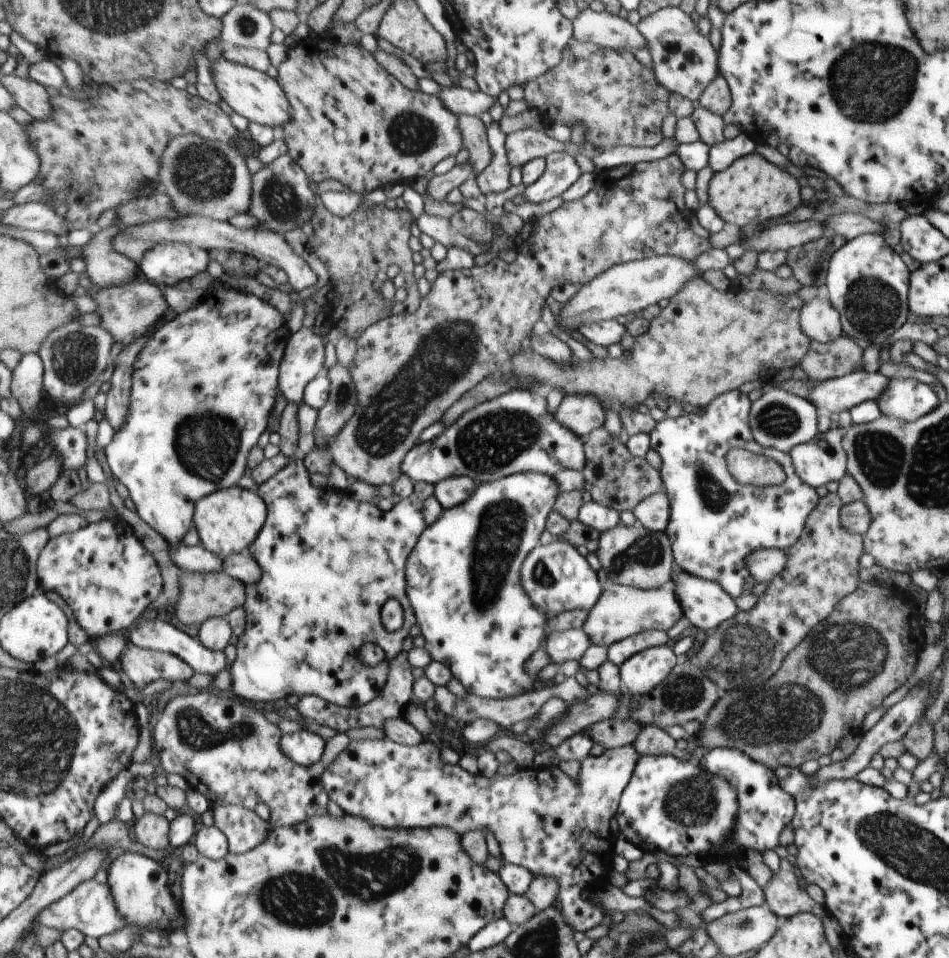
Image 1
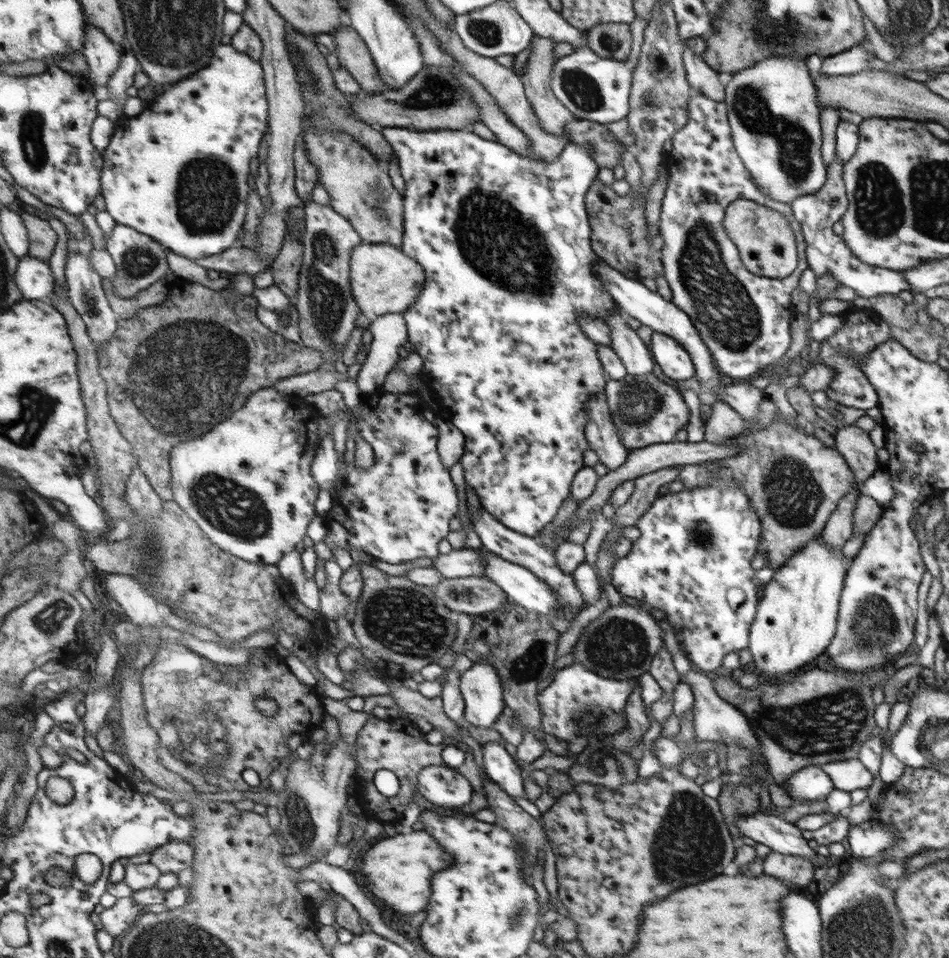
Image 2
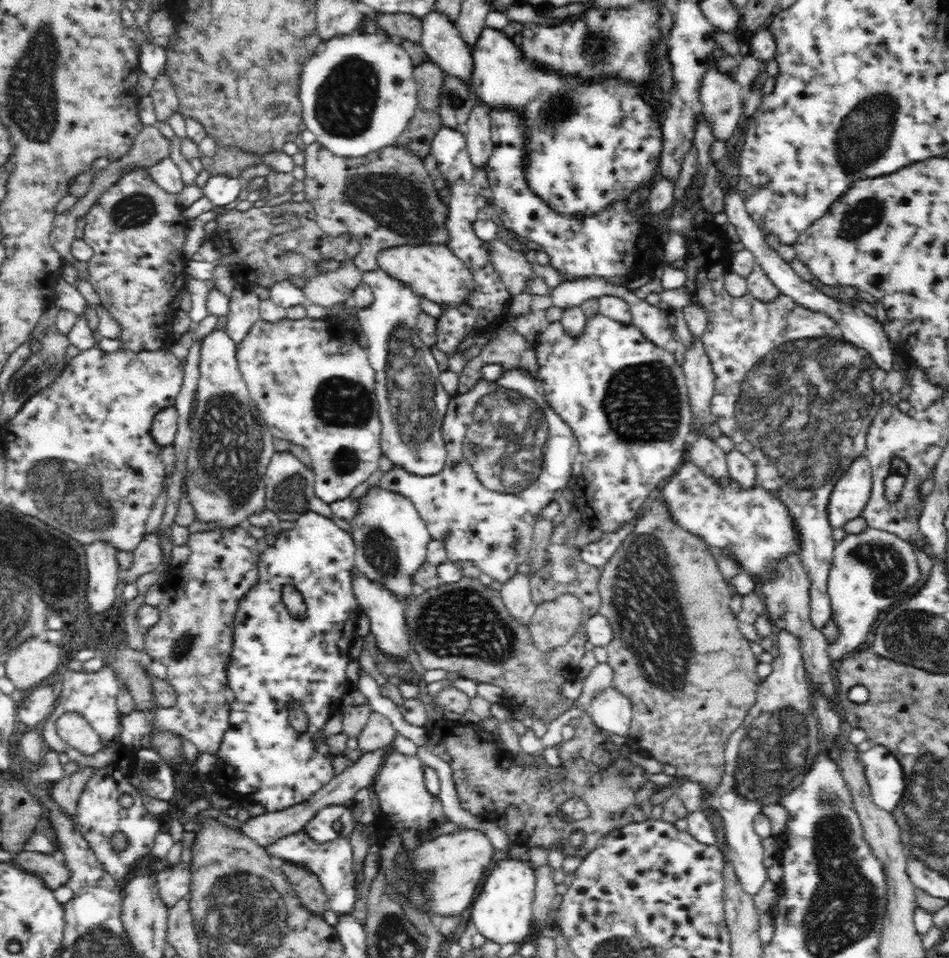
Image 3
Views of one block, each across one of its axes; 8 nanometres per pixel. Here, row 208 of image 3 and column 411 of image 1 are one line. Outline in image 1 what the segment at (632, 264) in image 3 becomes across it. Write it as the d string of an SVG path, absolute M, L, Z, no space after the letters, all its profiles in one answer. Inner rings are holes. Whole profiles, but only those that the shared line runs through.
M299 455L292 459L290 466L284 468L278 476L272 478L259 488L259 494L263 496L268 504L269 516L267 525L264 526L263 533L252 544L250 552L256 556L258 564L262 566L262 582L256 584L259 594L262 598L257 599L248 594L248 599L244 608L247 612L247 629L237 644L239 650L238 659L230 666L232 674L234 674L234 687L232 694L244 700L252 702L266 702L270 706L276 700L288 698L288 696L297 695L299 698L309 695L317 695L327 699L328 702L342 707L358 707L368 705L374 698L379 697L387 685L387 678L390 676L390 660L396 658L403 651L404 640L409 636L410 629L415 625L415 612L412 610L411 602L408 600L406 569L407 562L410 560L411 554L419 543L419 538L433 524L439 521L440 514L443 514L443 506L435 497L417 498L411 495L409 498L402 498L398 504L395 504L392 510L384 512L378 506L371 502L360 502L353 500L349 492L346 490L335 490L331 487L317 488L312 484L312 474L306 466L303 455ZM387 600L397 600L404 610L404 625L396 632L388 632L381 622L381 610ZM370 642L376 644L384 650L384 660L373 668L364 668L363 664L358 660L358 650L362 648L362 644Z

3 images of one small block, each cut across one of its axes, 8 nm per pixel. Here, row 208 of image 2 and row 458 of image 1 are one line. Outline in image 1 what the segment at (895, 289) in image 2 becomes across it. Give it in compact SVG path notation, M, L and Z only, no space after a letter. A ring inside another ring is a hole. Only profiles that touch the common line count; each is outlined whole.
M833 426L820 438L791 450L796 475L816 489L830 482L840 482L847 475L847 455L842 447L845 428Z

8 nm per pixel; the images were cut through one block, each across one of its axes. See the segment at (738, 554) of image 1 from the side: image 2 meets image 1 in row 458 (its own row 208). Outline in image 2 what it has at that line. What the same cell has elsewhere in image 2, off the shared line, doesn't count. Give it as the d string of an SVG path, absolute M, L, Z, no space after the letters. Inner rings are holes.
M707 96L692 97L687 104L686 124L673 136L672 149L665 154L667 187L660 210L660 260L663 276L672 291L672 302L687 312L692 324L699 330L702 342L710 350L719 372L736 378L736 382L762 372L766 366L778 362L790 346L790 322L794 318L794 306L790 292L796 290L800 274L808 268L806 240L800 224L796 222L790 203L774 202L766 198L761 188L753 181L751 172L734 149L730 137L730 124L726 116L726 105ZM754 201L774 212L780 212L789 222L796 240L799 262L792 275L782 279L756 276L744 266L738 247L726 230L726 211L731 202Z

